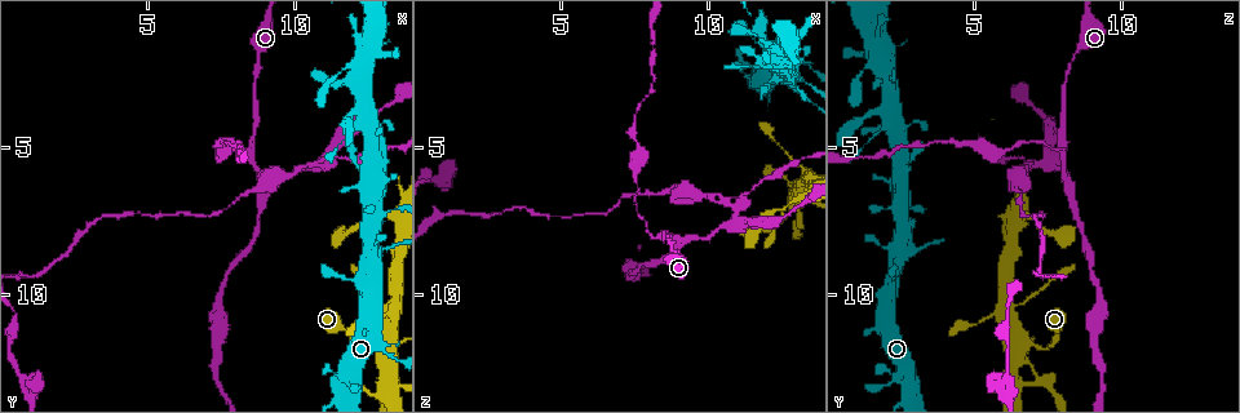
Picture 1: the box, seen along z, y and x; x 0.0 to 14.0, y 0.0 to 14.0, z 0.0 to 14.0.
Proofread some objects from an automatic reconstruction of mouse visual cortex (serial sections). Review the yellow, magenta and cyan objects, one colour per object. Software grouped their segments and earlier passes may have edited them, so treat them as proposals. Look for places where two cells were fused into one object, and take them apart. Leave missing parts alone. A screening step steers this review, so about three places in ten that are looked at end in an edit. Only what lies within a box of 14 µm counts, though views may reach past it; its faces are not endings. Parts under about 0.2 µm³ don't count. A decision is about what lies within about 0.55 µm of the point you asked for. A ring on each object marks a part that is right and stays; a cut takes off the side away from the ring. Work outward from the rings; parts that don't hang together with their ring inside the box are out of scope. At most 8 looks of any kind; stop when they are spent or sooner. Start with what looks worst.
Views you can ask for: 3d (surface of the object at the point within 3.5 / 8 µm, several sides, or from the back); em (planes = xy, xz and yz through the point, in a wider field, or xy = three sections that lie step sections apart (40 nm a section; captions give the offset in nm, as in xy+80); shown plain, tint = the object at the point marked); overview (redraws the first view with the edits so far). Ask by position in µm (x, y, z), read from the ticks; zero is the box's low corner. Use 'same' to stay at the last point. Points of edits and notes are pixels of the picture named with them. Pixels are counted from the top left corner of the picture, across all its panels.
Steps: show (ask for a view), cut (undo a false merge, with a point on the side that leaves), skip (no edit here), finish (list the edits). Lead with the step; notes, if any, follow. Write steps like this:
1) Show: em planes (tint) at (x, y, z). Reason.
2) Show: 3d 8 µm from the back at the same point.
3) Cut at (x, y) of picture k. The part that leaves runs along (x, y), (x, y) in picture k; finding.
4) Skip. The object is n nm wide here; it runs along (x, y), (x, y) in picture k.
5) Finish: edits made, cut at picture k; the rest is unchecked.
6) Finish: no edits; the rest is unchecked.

Show: 3d 8 µm at (8.4, 5.0, 8.1). Thin neck.

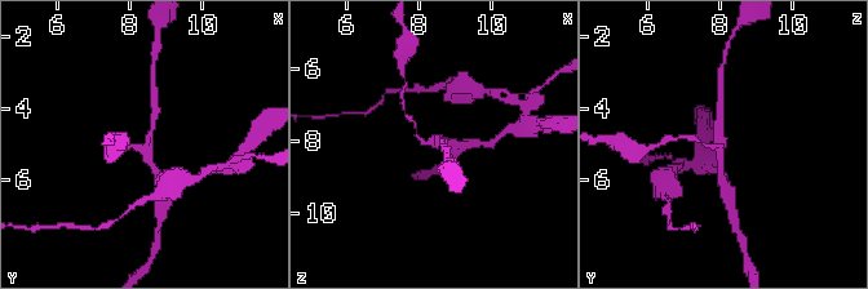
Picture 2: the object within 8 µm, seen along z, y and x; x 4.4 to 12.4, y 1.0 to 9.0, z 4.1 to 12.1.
Show: em xy step 1 (tint) at (8.5, 5.0, 8.1).

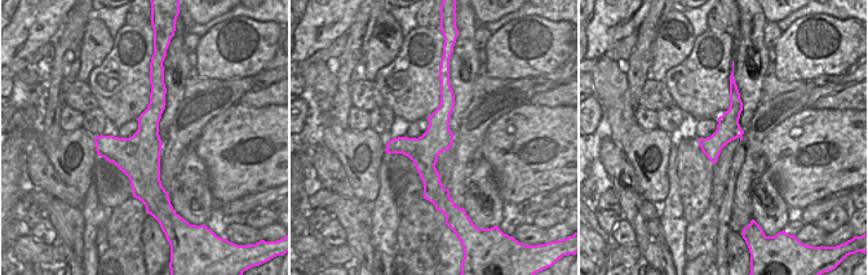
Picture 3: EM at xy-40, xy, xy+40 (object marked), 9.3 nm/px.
Skip. The arms are 100, 150, 200 nm wide; it runs along (154, 110), (147, 160), (163, 181) in picture 2; one cell here.

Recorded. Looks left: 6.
Show: 3d 3.5 µm at (11.0, 5.6, 7.5). Abrupt turn.

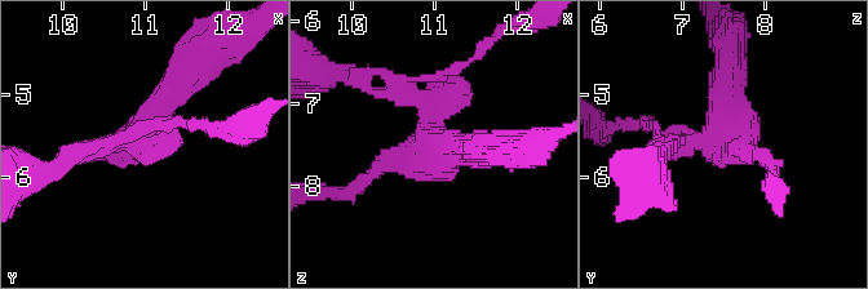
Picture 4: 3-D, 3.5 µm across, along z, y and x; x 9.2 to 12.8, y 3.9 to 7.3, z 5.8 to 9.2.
Show: em xy step 3 (tint) at (10.95, 5.50, 7.50).

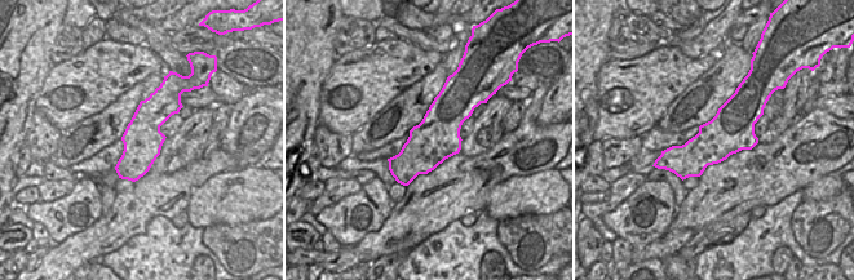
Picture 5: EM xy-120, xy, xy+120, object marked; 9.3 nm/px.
Show: em xy step 5 (tint) at the same point.

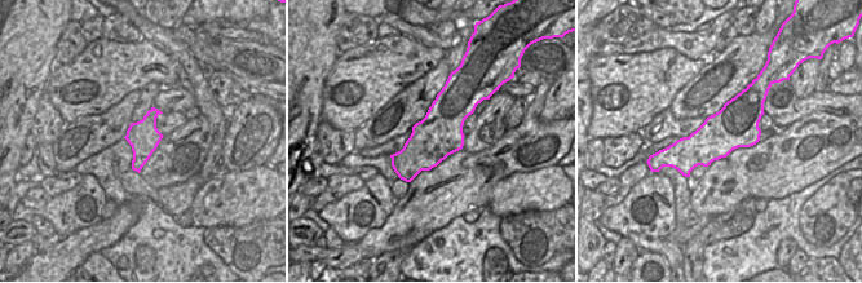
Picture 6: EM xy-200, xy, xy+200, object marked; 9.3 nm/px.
Cut at (159, 154) of picture 4. A second cell is stuck on.

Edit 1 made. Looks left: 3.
Show: 3d 3.5 µm from the back at (12.6, 11.8, 7.4). Thin neck.

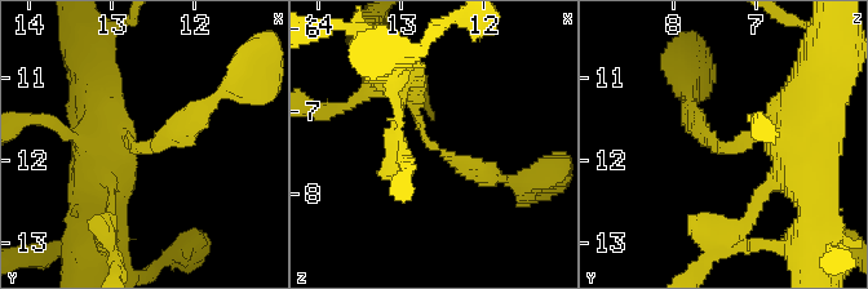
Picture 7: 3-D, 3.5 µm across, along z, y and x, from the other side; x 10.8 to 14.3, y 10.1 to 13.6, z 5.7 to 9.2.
Show: em xy step 5 (tint) at (12.55, 11.75, 7.50). The arms are 250, 250 nm wide; now the EM.

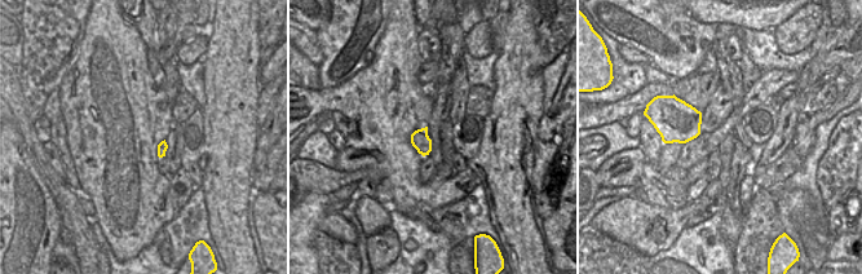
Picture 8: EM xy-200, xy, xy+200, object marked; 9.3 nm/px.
Show: em xy step 1 (tint) at the same point.

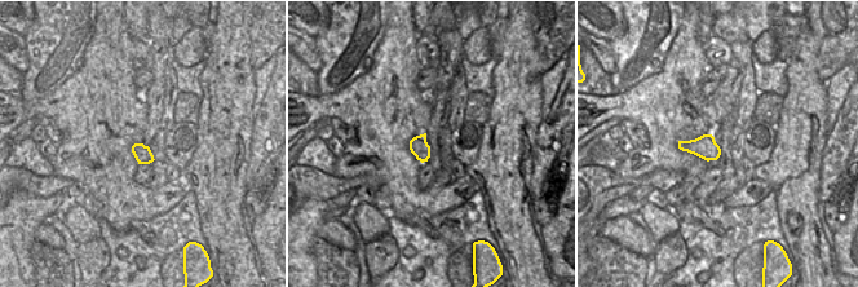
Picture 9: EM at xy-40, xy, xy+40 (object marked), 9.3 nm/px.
Skip. The object is 170 nm wide here; it runs along (505, 178), (425, 139), (398, 83) in picture 7; all the same cell.

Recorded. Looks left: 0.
Finish: edits made, cut at picture 4; the rest is unchecked.

